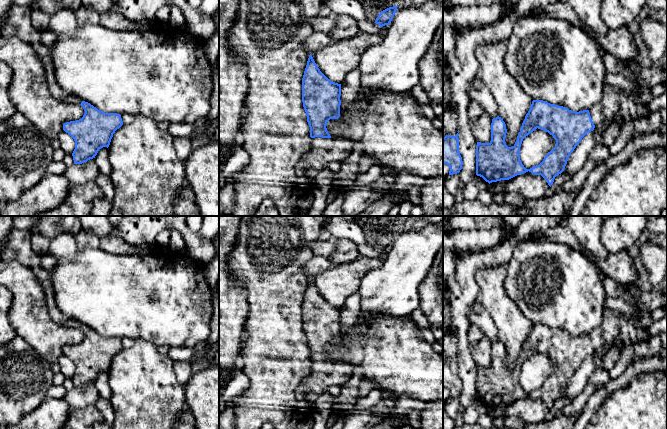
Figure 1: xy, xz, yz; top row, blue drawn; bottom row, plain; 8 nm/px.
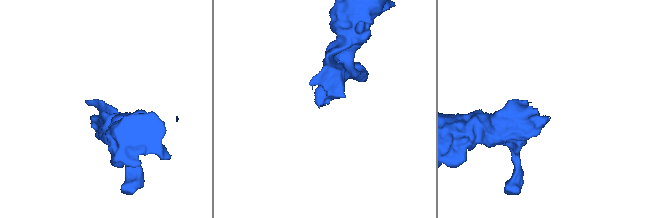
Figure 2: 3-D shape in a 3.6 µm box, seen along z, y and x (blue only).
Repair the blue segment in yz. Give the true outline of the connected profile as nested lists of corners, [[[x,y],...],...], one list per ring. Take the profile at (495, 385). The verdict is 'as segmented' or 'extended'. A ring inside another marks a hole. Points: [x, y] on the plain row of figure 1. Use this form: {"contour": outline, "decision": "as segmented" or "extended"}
{"contour": [[[606,307],[601,325],[589,334],[579,336],[543,324],[533,324],[512,371],[505,366],[506,348],[497,340],[491,347],[491,365],[477,366],[476,399],[490,408],[529,395],[541,399],[551,411],[555,401],[564,395],[568,381],[582,362],[619,337],[621,315],[619,311]],[[537,352],[552,359],[556,370],[539,389],[526,393],[520,384],[520,371],[523,363]]], "decision": "extended"}

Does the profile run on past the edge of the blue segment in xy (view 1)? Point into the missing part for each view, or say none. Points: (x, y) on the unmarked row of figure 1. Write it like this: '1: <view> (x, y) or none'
1: none

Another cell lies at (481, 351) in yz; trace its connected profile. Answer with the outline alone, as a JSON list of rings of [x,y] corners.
[[[486,336],[477,343],[469,343],[470,353],[477,366],[490,367],[491,347],[492,343]]]

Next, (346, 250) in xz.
[[[339,239],[335,252],[327,258],[333,265],[353,261],[360,256],[358,246],[349,239]]]

